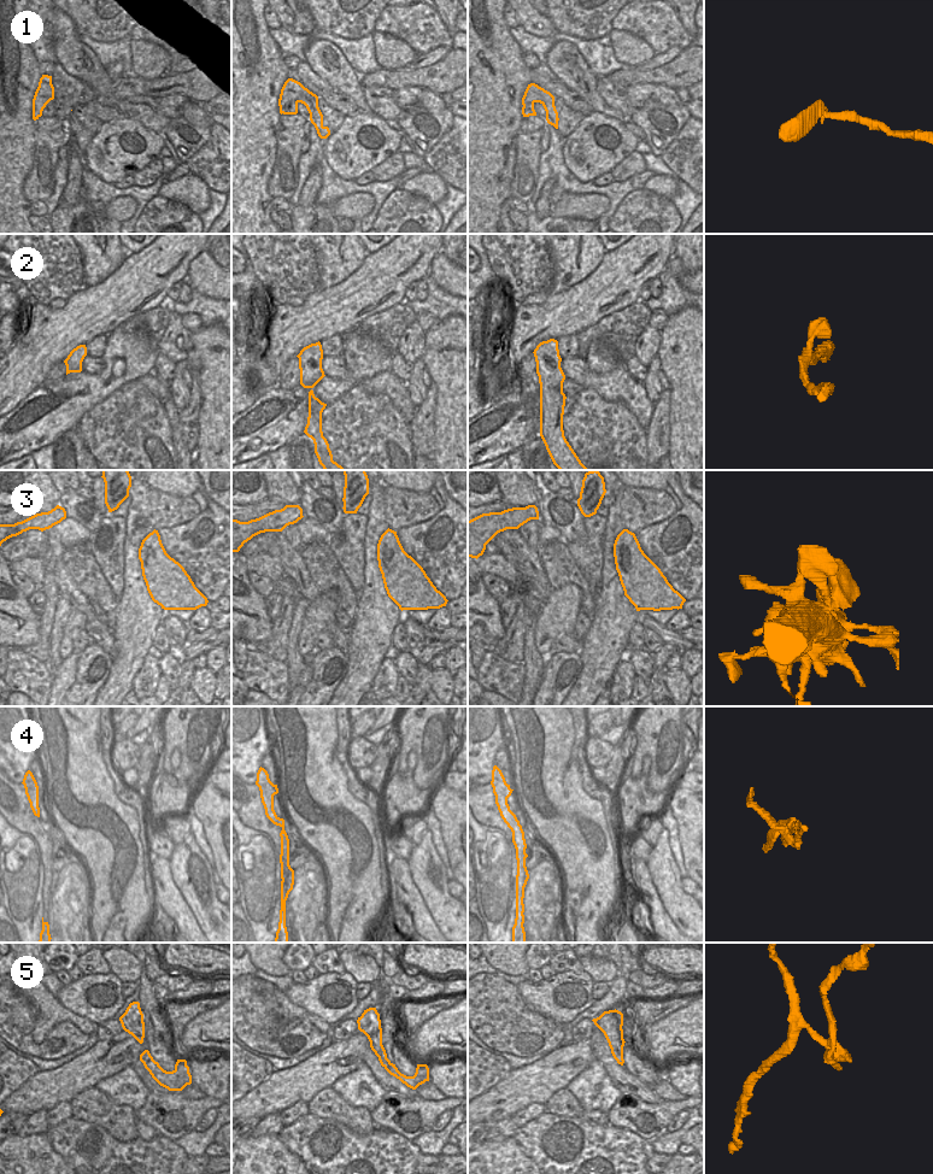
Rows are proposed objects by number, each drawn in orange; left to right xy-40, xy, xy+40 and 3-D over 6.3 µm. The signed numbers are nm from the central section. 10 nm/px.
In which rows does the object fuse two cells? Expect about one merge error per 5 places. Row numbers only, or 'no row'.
1, 5

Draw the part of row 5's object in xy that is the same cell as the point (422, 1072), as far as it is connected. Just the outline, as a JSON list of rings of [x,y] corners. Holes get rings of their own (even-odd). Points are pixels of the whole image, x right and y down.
[[[391,1063],[388,1067],[385,1067],[385,1069],[412,1090],[416,1090],[419,1085],[429,1081],[429,1068],[427,1064],[417,1064],[413,1076],[406,1076],[401,1074],[393,1063]]]

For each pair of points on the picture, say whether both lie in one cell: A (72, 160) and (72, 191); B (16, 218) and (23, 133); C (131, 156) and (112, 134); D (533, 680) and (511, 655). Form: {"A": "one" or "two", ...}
{"A": "one", "B": "one", "C": "one", "D": "two"}

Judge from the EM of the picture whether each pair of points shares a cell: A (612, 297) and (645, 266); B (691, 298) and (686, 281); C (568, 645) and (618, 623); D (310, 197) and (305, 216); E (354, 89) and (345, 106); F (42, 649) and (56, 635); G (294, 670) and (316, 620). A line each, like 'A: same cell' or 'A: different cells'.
A: same cell
B: different cells
C: different cells
D: different cells
E: different cells
F: different cells
G: different cells

